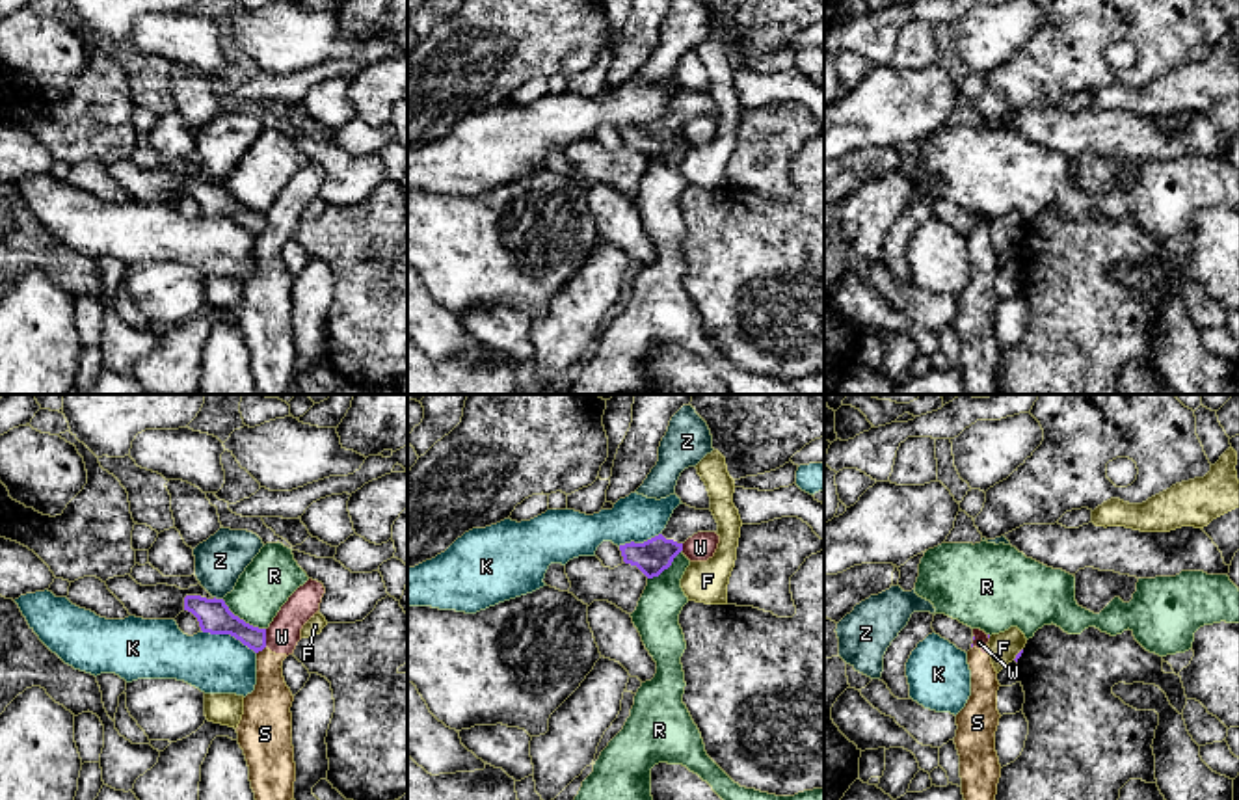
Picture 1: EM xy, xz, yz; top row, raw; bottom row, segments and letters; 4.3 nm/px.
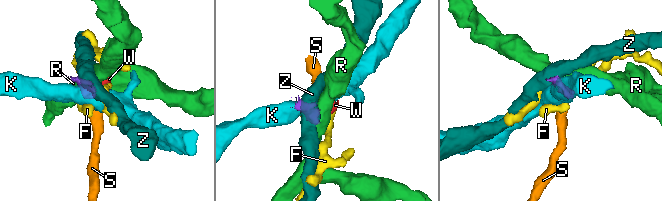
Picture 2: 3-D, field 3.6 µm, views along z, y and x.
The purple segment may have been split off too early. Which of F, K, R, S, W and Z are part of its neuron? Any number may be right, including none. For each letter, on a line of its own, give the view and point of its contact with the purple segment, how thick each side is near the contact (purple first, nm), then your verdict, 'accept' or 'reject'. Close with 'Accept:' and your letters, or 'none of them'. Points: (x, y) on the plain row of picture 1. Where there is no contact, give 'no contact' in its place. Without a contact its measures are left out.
F: meets purple in yz at (1018, 237); 20 nm thick on the purple side, 130 nm on the other; reject
K: meets purple in xy at (229, 216); 140 nm thick on the purple side, 260 nm on the other; reject
R: meets purple in xy at (242, 203); 140 nm thick on the purple side, 220 nm on the other; reject
S: meets purple in xy at (261, 233); 140 nm thick on the purple side, 190 nm on the other; reject
W: meets purple in xy at (265, 222); 140 nm thick on the purple side, 140 nm on the other; reject
Z: meets purple in xy at (218, 183); 140 nm thick on the purple side, 220 nm on the other; reject
Accept: none of them

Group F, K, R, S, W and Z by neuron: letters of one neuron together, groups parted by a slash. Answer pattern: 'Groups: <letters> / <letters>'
Groups: F / K / R / S W / Z

